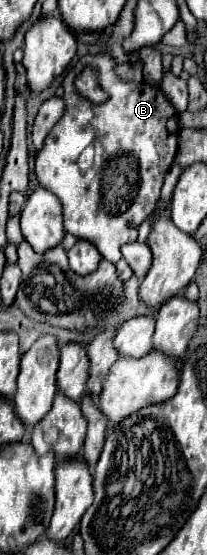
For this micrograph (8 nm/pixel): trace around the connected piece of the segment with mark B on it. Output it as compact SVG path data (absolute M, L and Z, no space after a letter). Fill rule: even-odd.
M86 55L78 61L74 71L68 71L64 79L66 113L62 121L46 137L46 145L36 155L34 173L40 187L52 191L62 203L64 229L78 239L86 239L96 245L100 255L112 263L118 263L124 243L138 239L138 225L150 217L160 197L164 175L174 163L178 141L178 113L166 99L160 87L134 85L114 75L114 61L108 55ZM96 65L98 83L108 93L104 103L92 103L82 97L78 89L68 89L68 79L80 73L80 67ZM92 125L102 139L98 145L96 165L90 171L80 171L78 163L62 149L64 127ZM106 149L106 151L100 151Z

